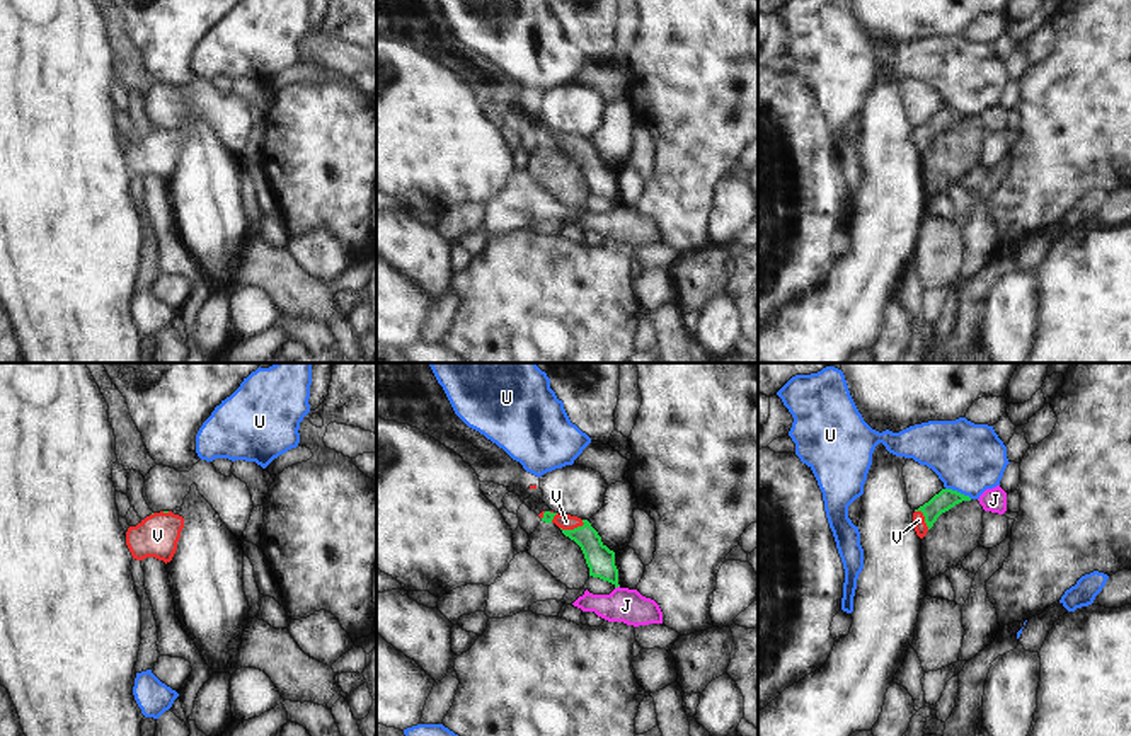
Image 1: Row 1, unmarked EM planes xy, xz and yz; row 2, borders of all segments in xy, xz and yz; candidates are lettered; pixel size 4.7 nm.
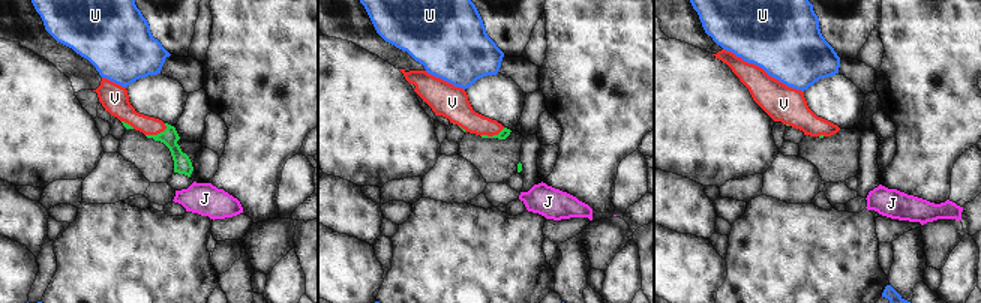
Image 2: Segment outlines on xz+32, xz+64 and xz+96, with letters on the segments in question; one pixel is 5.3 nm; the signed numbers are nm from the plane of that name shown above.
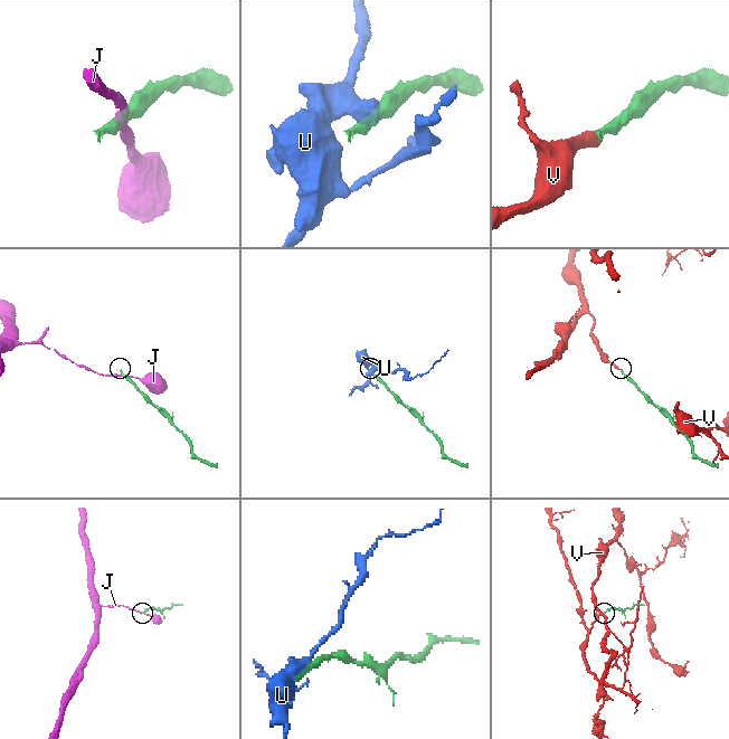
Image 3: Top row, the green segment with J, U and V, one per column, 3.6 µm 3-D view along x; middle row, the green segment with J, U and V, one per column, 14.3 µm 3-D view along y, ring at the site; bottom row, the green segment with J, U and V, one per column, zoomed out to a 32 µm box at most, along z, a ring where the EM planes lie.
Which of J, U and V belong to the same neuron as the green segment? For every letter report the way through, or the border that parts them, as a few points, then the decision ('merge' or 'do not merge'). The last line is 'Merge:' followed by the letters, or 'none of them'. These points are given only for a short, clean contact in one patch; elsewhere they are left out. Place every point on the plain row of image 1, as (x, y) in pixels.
J: border along xz (619, 203), (615, 206); do not merge
U: border along yz (946, 106), (971, 116); do not merge
V: runs through xz (600, 178), (574, 147), (566, 140); merge
Merge: V

